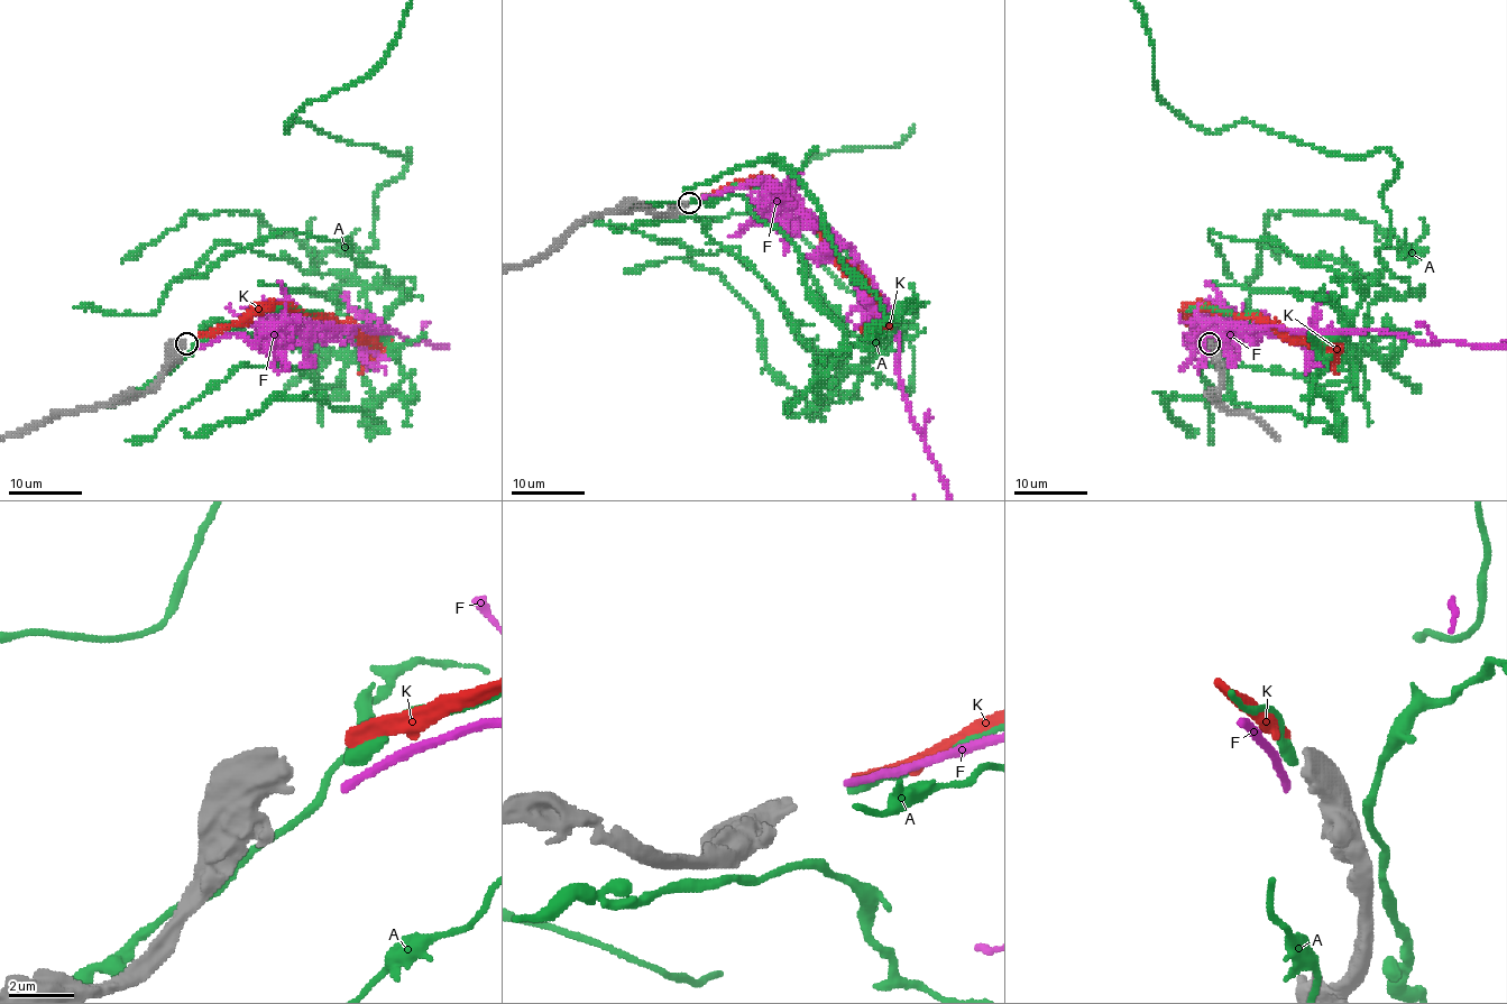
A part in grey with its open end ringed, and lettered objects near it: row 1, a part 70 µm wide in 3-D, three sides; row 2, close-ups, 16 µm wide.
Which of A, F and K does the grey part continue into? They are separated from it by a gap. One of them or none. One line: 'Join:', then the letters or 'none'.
Join: K

